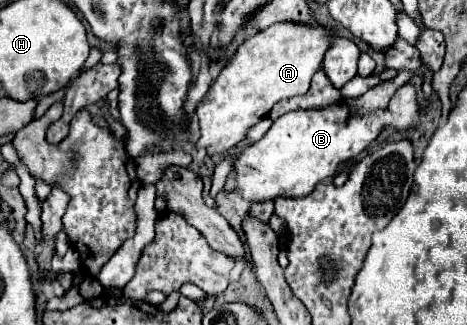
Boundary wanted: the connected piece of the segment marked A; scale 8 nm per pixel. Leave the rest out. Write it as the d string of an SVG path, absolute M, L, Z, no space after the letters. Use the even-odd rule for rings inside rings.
M275 23L265 31L251 35L235 51L233 59L225 63L195 111L201 123L201 137L197 139L195 149L203 147L209 157L225 153L243 141L247 129L263 119L277 101L303 95L323 61L329 47L329 35L331 33L321 25L307 27L293 23Z

